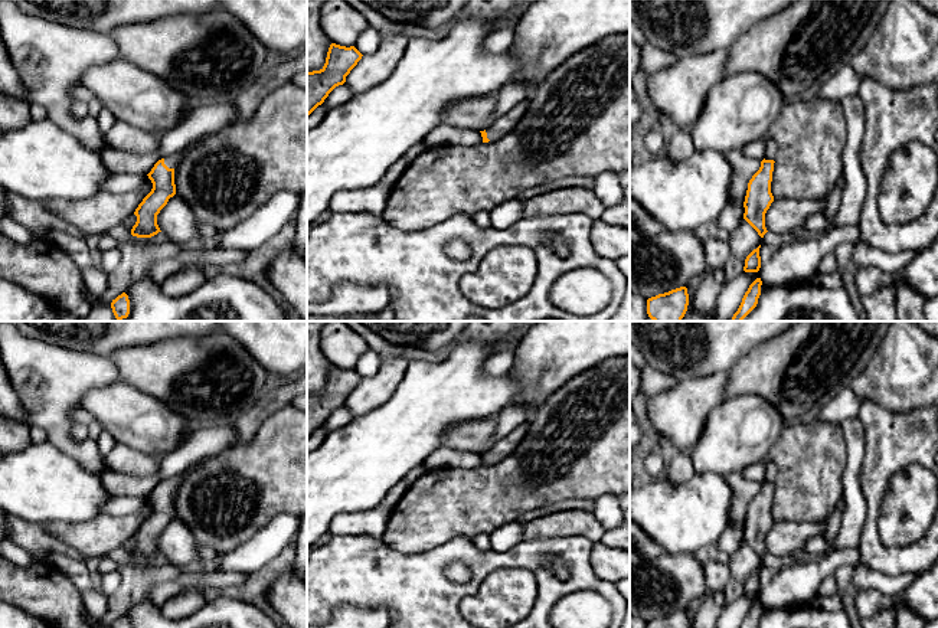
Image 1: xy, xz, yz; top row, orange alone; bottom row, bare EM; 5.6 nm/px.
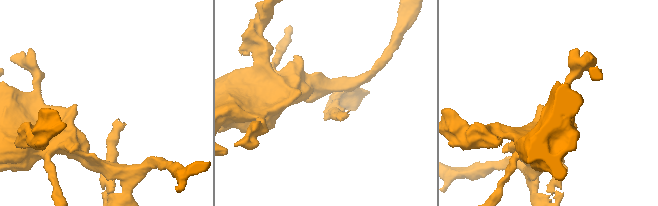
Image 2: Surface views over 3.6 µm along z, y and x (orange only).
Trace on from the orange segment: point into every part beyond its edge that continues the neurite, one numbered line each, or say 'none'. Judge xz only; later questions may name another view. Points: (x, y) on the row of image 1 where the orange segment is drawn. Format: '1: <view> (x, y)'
1: xz (500, 127)

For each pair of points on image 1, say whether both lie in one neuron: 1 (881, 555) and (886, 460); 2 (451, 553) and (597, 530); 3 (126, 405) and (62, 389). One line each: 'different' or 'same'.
1: same
2: different
3: different

